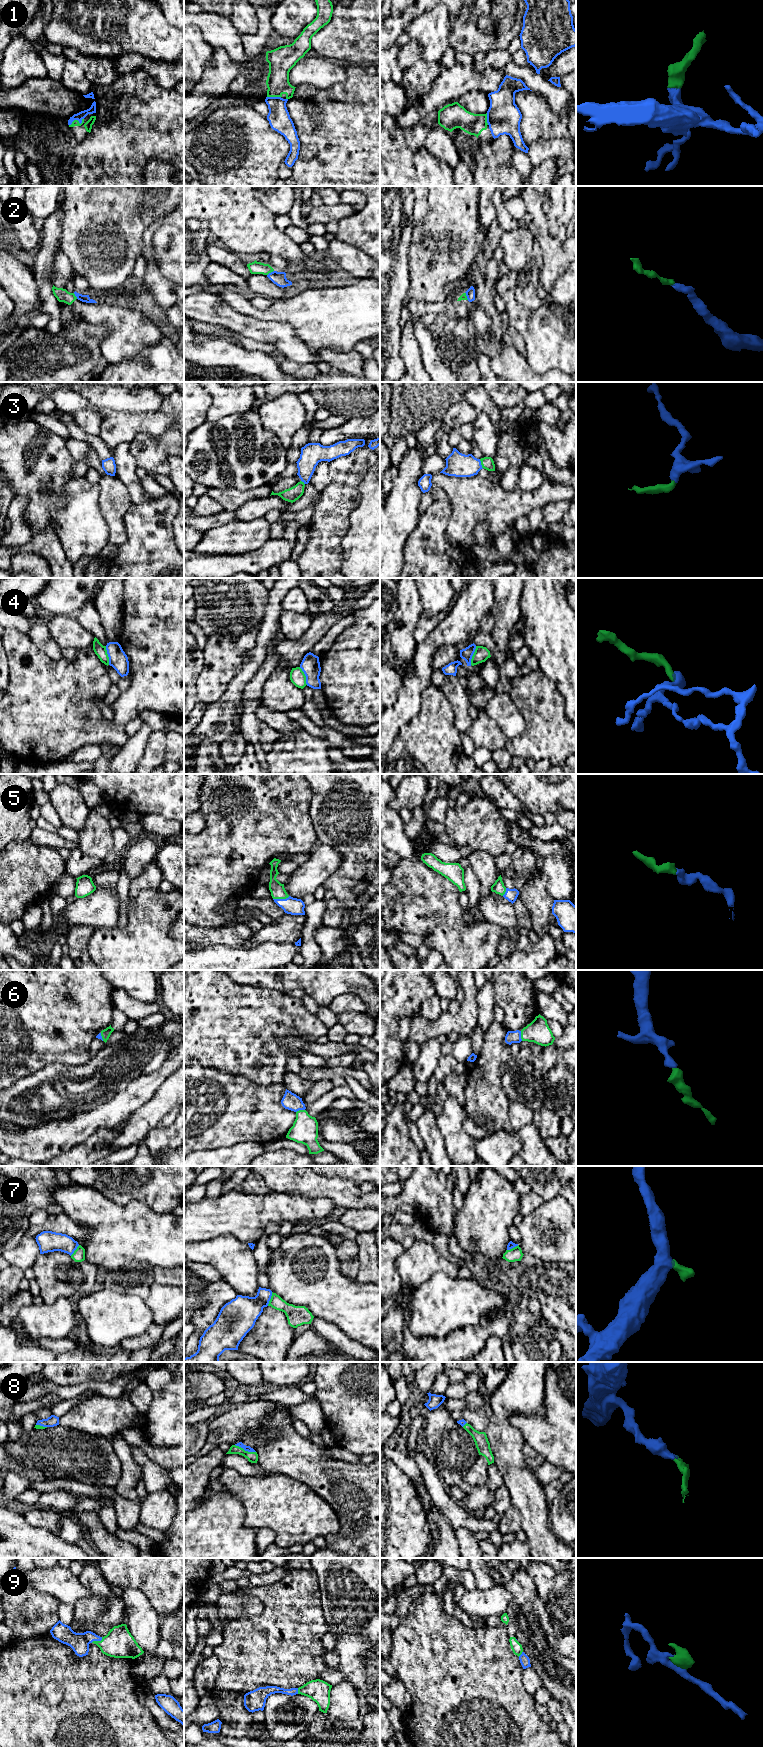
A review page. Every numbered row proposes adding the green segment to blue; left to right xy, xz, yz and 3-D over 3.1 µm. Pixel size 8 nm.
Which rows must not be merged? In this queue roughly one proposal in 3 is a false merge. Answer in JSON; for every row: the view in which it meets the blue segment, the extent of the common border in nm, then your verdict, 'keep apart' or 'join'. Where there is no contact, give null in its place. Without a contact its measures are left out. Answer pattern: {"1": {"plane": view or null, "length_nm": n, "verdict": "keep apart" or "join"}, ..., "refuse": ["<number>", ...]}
{"1": {"plane": "xy", "length_nm": 130, "verdict": "join"}, "2": {"plane": "xz", "length_nm": 70, "verdict": "keep apart"}, "3": {"plane": "yz", "length_nm": 80, "verdict": "join"}, "4": {"plane": "xy", "length_nm": 160, "verdict": "keep apart"}, "5": {"plane": "xz", "length_nm": 140, "verdict": "join"}, "6": {"plane": "yz", "length_nm": 80, "verdict": "join"}, "7": {"plane": "xz", "length_nm": 120, "verdict": "join"}, "8": {"plane": "xz", "length_nm": 180, "verdict": "join"}, "9": {"plane": "xy", "length_nm": 100, "verdict": "join"}, "refuse": ["2", "4"]}

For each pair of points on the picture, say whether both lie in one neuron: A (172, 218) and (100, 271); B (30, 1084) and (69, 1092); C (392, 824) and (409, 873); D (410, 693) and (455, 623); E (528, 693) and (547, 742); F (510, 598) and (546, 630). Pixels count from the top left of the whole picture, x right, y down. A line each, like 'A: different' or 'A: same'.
A: different
B: same
C: different
D: same
E: same
F: different

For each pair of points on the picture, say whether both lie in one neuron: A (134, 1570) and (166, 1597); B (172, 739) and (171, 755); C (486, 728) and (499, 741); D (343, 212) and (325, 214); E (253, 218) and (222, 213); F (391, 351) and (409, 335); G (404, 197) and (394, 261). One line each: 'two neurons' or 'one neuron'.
A: one neuron
B: one neuron
C: one neuron
D: one neuron
E: one neuron
F: two neurons
G: one neuron

